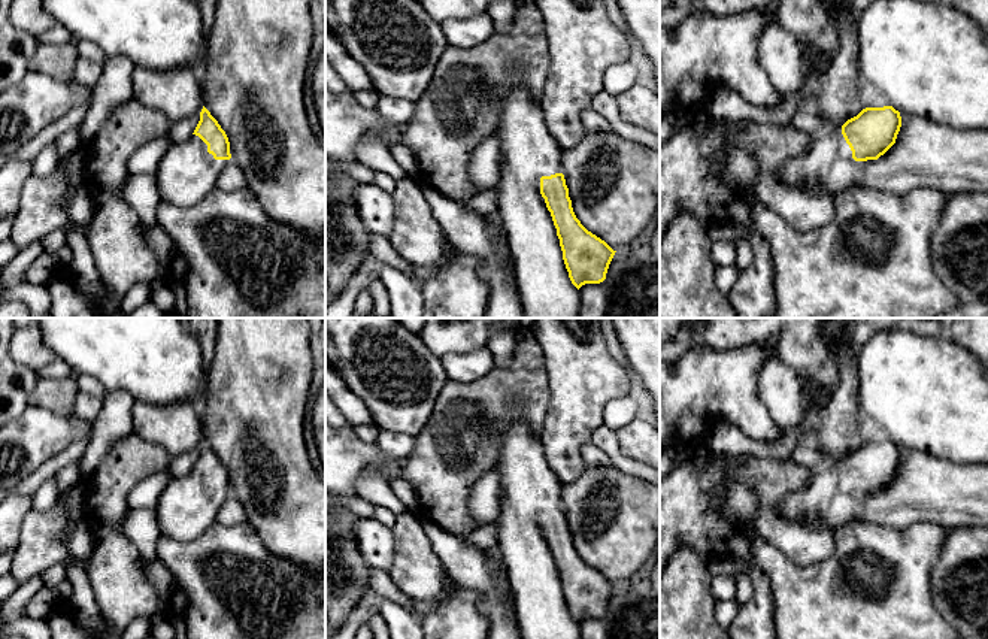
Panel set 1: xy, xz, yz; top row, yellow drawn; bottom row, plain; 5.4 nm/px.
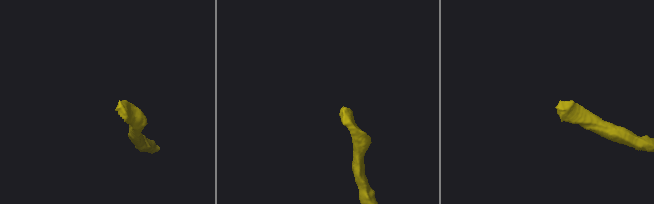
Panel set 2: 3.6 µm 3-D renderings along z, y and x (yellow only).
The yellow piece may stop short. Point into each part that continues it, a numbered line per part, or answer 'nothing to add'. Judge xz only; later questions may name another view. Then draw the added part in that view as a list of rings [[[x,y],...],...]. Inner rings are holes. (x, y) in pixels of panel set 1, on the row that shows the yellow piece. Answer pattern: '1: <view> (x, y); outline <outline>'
1: xz (529, 151); outline [[[524,85],[510,87],[507,91],[495,136],[501,143],[501,173],[495,187],[497,213],[509,245],[524,317],[578,318],[581,291],[569,278],[557,228],[540,194],[542,176],[563,173],[564,149],[549,133],[540,102]]]

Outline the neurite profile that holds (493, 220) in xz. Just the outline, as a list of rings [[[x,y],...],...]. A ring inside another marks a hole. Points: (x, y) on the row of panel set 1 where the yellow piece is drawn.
[[[498,213],[482,215],[482,218],[490,225],[490,230],[493,233],[494,240],[498,242],[498,243],[503,243],[504,245],[504,254],[510,255],[509,245],[506,242],[506,236],[503,233],[501,221],[498,218]]]

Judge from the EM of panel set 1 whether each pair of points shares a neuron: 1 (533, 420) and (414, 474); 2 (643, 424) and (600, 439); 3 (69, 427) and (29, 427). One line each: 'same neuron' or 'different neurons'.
1: same neuron
2: different neurons
3: same neuron

